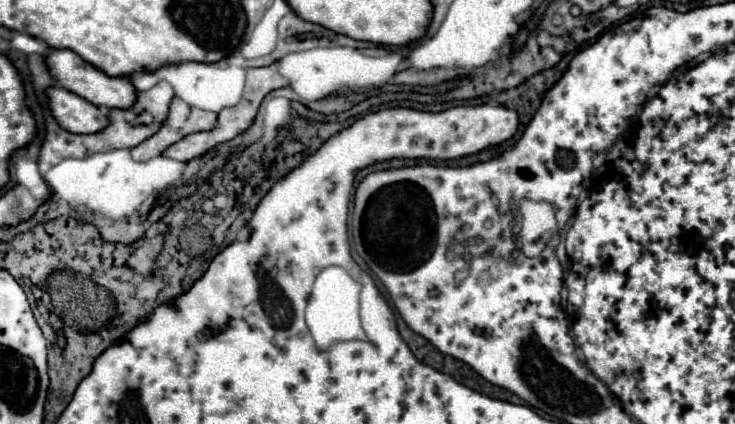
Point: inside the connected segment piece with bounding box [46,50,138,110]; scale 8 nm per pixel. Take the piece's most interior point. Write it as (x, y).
(71, 72)

